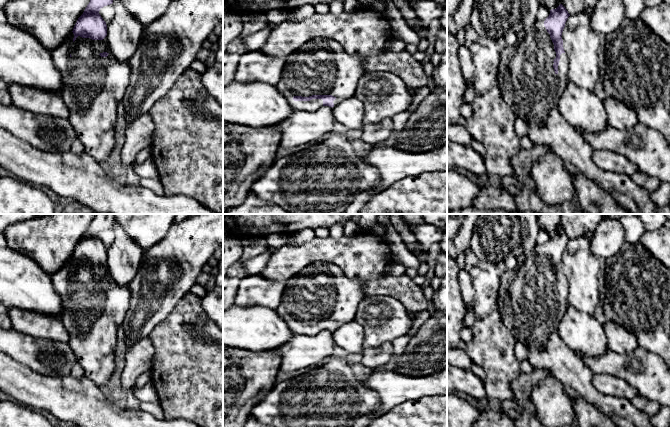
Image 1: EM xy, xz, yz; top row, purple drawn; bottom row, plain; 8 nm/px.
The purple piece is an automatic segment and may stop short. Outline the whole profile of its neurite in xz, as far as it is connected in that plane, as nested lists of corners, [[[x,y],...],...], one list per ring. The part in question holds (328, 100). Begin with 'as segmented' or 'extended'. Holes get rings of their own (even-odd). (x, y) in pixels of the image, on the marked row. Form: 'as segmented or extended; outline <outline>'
extended; outline [[[315,38],[306,42],[299,49],[284,58],[285,64],[281,79],[277,85],[294,110],[313,112],[323,106],[333,108],[344,99],[354,96],[360,77],[366,73],[363,62],[366,57],[350,55],[335,40],[328,38]]]

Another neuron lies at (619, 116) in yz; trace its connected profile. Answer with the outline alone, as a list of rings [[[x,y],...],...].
[[[607,96],[602,101],[608,126],[617,130],[630,130],[638,123],[636,112],[623,102],[610,96]]]

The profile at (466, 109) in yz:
[[[463,103],[461,106],[461,117],[462,119],[468,119],[473,114],[473,107],[471,103]]]

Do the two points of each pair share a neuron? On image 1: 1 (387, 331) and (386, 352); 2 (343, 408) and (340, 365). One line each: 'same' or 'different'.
1: different
2: same

